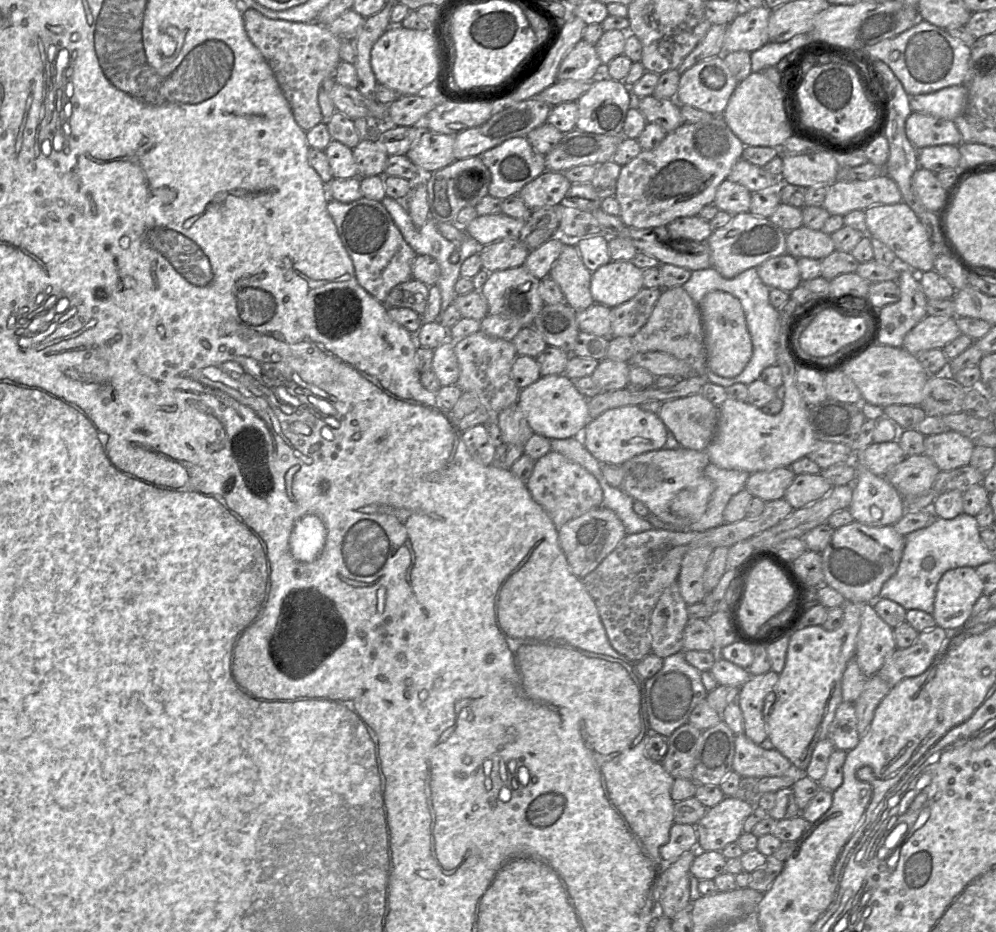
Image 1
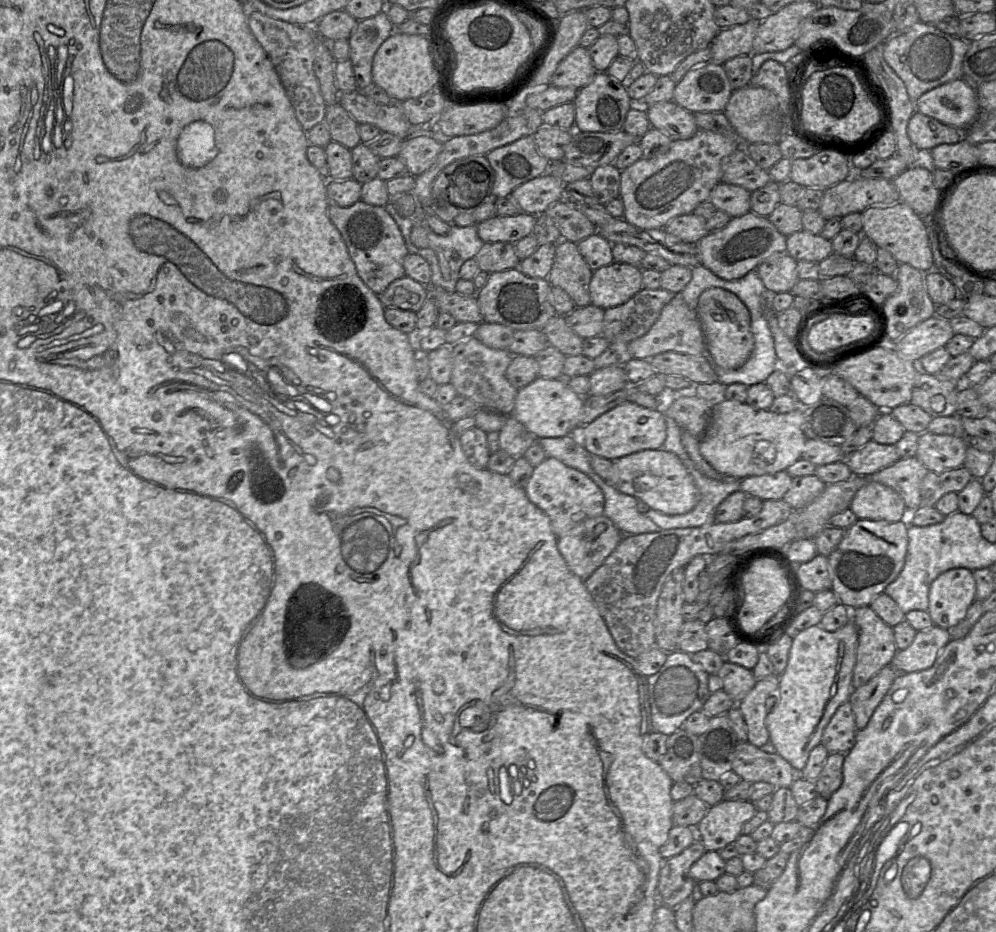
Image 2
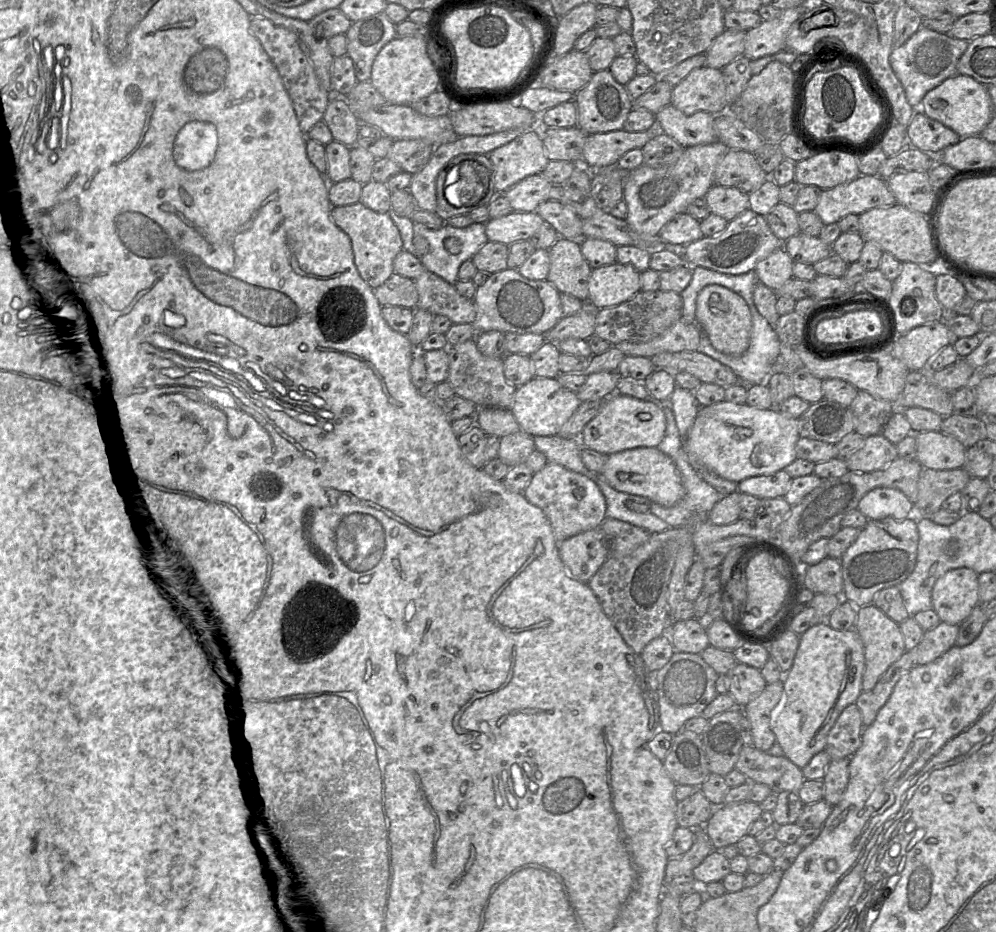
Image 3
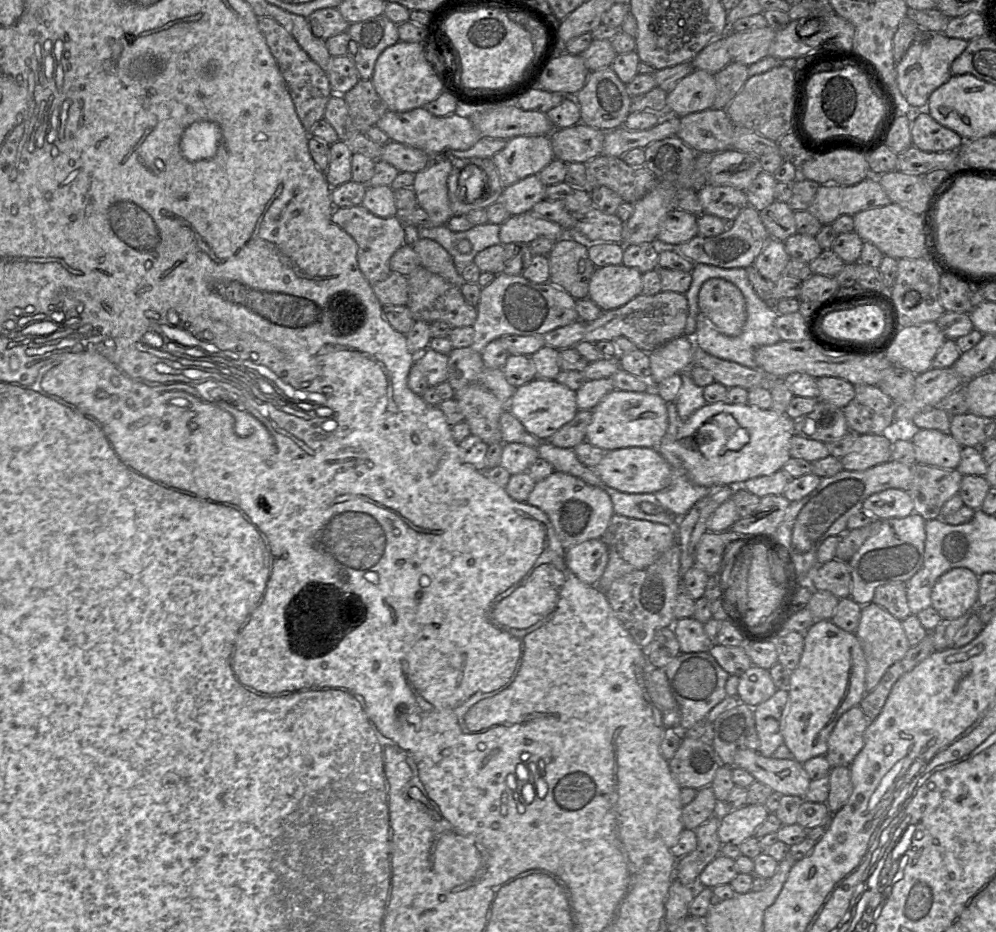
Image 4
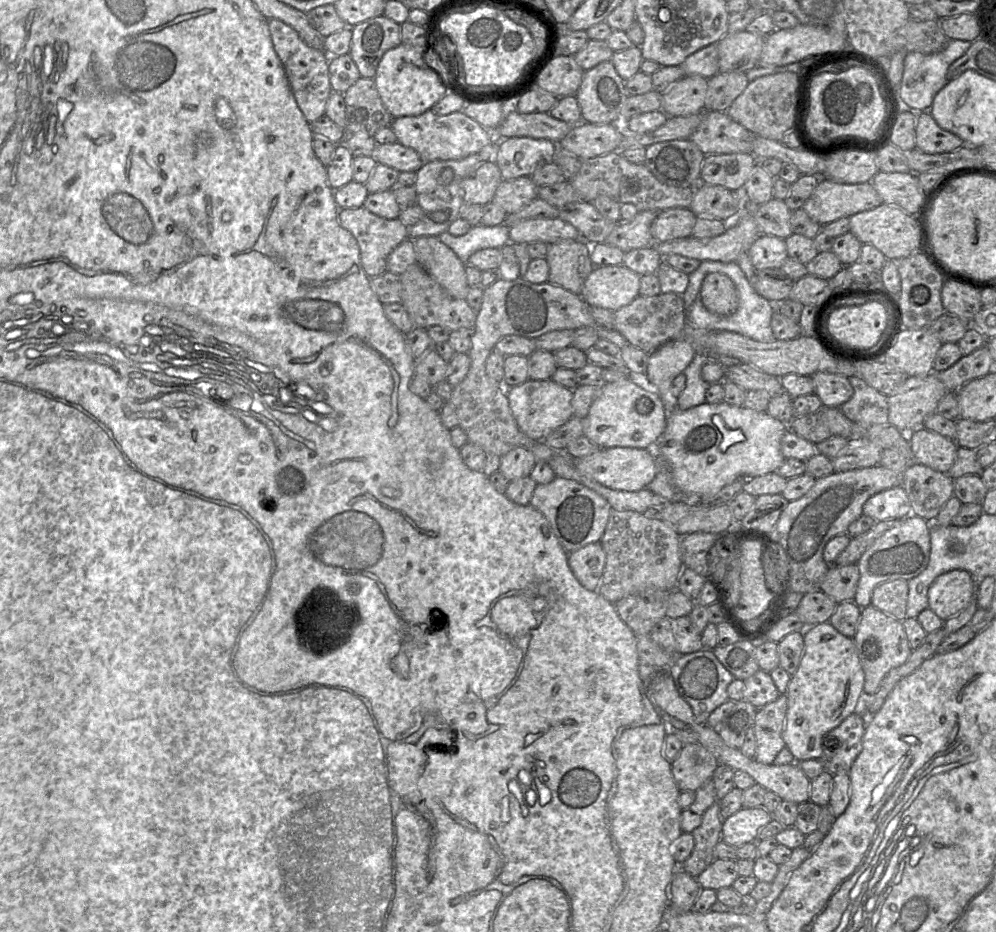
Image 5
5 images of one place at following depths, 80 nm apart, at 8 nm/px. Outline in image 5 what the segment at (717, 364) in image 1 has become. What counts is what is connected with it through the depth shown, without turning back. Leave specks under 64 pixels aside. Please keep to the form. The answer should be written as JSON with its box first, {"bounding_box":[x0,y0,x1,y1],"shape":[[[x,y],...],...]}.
{"bounding_box":[699,274,739,316],"shape":[[[708,274],[699,291],[699,298],[712,314],[730,316],[739,306],[739,294],[734,282],[725,274]]]}

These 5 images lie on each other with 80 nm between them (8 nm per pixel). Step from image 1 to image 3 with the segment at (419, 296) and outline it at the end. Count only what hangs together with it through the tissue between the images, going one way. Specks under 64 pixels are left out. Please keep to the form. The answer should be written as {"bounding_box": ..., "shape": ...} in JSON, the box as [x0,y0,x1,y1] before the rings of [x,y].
{"bounding_box":[374,273,418,309],"shape":[[[393,273],[382,285],[374,289],[380,305],[416,309],[418,291],[413,279]]]}

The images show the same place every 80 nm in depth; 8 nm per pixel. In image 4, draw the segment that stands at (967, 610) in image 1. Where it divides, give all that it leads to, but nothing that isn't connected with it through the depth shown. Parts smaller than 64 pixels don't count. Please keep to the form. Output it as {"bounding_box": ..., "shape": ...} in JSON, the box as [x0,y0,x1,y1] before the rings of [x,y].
{"bounding_box":[931,567,978,620],"shape":[[[959,567],[937,579],[931,590],[931,607],[942,620],[953,620],[975,610],[978,577],[968,568]]]}

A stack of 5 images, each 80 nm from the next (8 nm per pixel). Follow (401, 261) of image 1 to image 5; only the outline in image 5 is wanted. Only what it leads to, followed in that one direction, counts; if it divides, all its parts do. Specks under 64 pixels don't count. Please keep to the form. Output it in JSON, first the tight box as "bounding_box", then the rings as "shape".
{"bounding_box":[338,206,409,277],"shape":[[[364,206],[341,208],[338,213],[340,225],[348,230],[357,240],[360,249],[361,264],[370,277],[381,275],[387,270],[390,253],[404,240],[409,238],[409,228],[399,219],[386,219],[377,216]]]}

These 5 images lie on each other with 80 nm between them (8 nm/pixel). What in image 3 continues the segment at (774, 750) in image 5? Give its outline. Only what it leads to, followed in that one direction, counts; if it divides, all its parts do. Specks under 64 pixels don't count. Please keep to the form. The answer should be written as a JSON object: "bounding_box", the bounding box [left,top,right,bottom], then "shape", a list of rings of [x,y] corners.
{"bounding_box":[742,681,782,752],"shape":[[[782,681],[769,683],[761,693],[742,708],[751,723],[754,746],[761,751],[767,752],[776,742],[771,728],[771,712],[782,695]]]}

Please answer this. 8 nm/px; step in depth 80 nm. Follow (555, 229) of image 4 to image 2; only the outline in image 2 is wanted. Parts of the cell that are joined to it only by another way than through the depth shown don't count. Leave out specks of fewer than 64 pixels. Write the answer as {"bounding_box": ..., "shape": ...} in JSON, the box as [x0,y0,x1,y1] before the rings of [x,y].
{"bounding_box":[477,212,536,243],"shape":[[[520,212],[514,216],[496,215],[478,224],[477,234],[484,243],[516,243],[530,235],[536,222],[536,216]]]}

